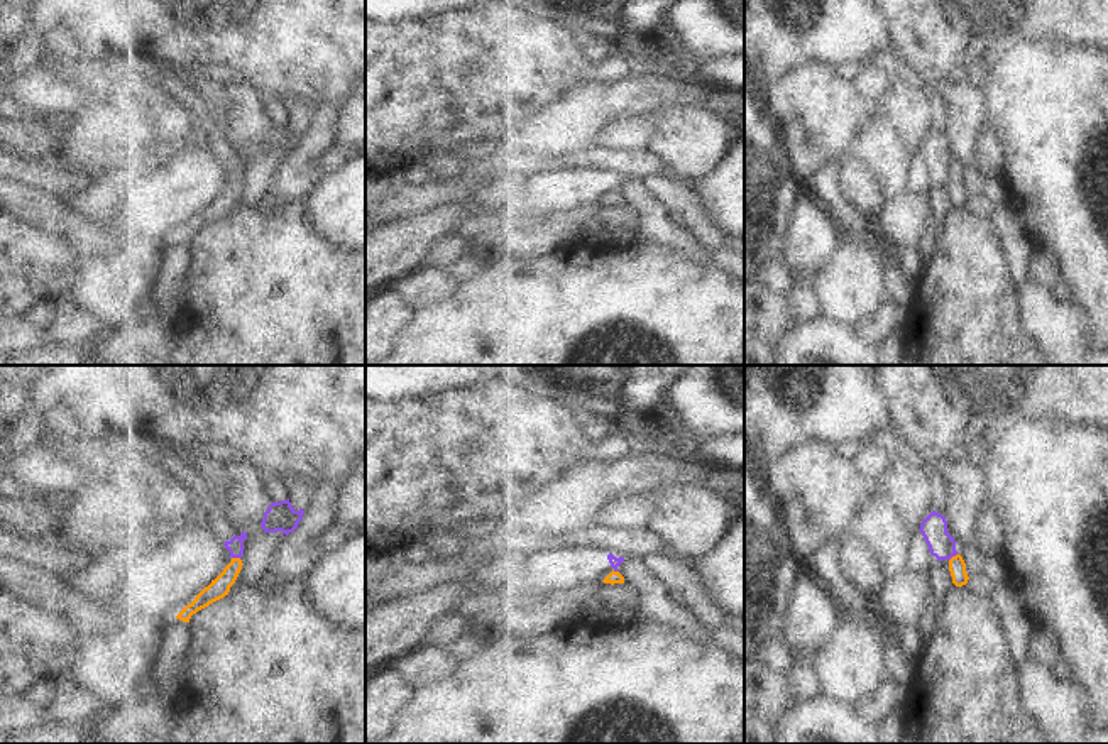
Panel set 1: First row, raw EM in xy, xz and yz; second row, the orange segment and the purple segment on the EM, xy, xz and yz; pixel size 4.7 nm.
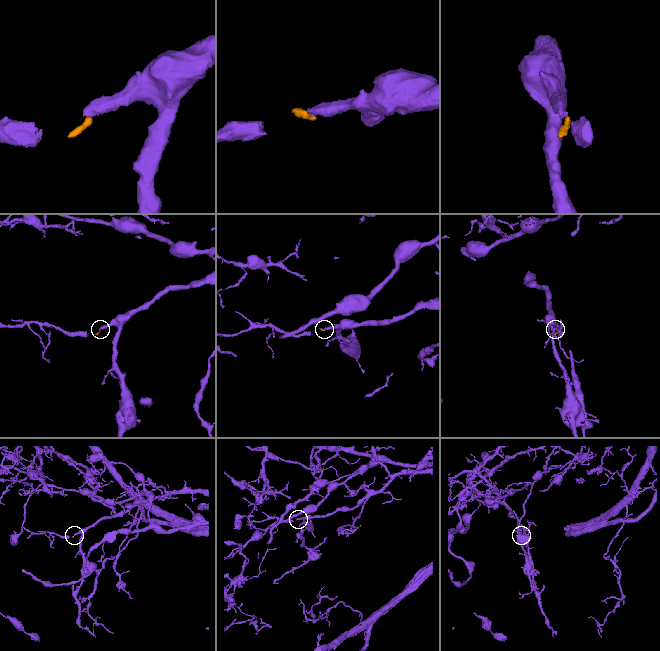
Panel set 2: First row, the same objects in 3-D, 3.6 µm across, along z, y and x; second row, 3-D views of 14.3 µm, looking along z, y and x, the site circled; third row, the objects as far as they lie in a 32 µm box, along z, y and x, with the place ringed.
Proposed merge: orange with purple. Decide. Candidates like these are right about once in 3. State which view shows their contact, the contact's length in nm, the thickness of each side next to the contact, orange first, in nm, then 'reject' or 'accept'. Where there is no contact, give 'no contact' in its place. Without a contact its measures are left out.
meets orange in xy; contact 40 nm long; 90 nm thick on the orange side, 80 nm on the other; reject

